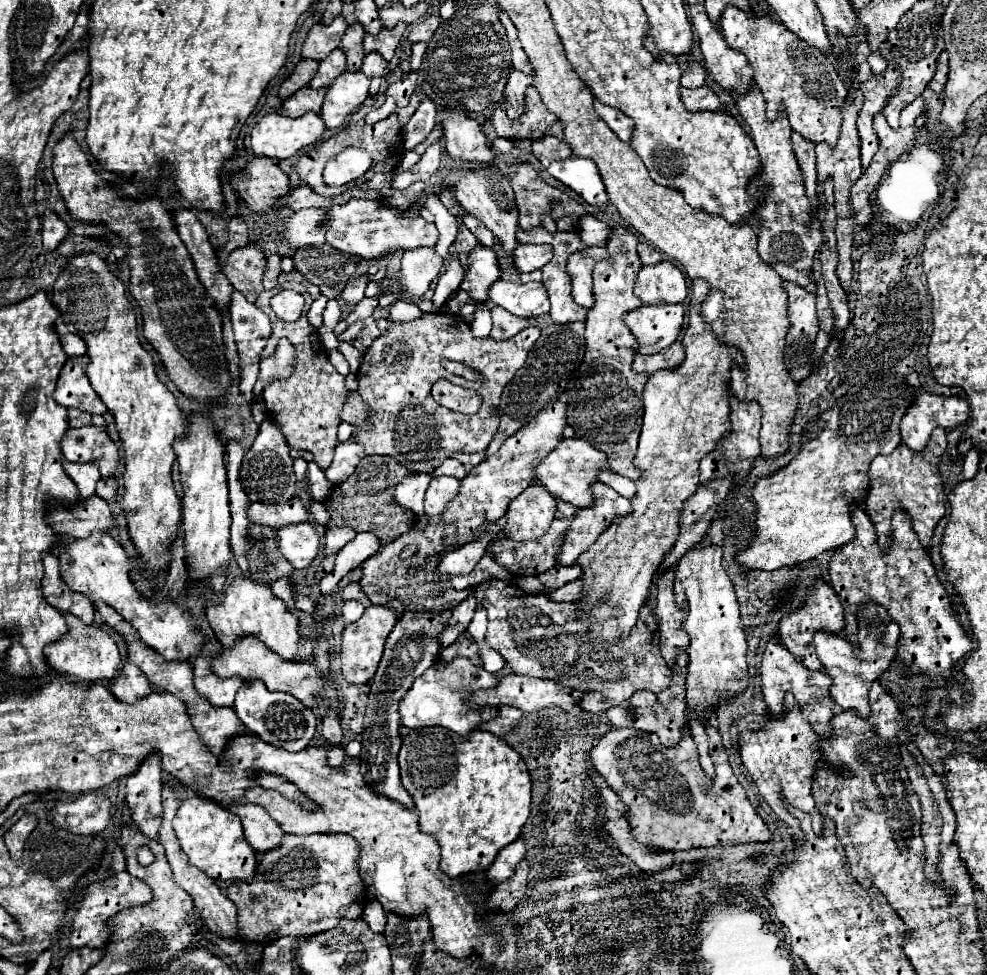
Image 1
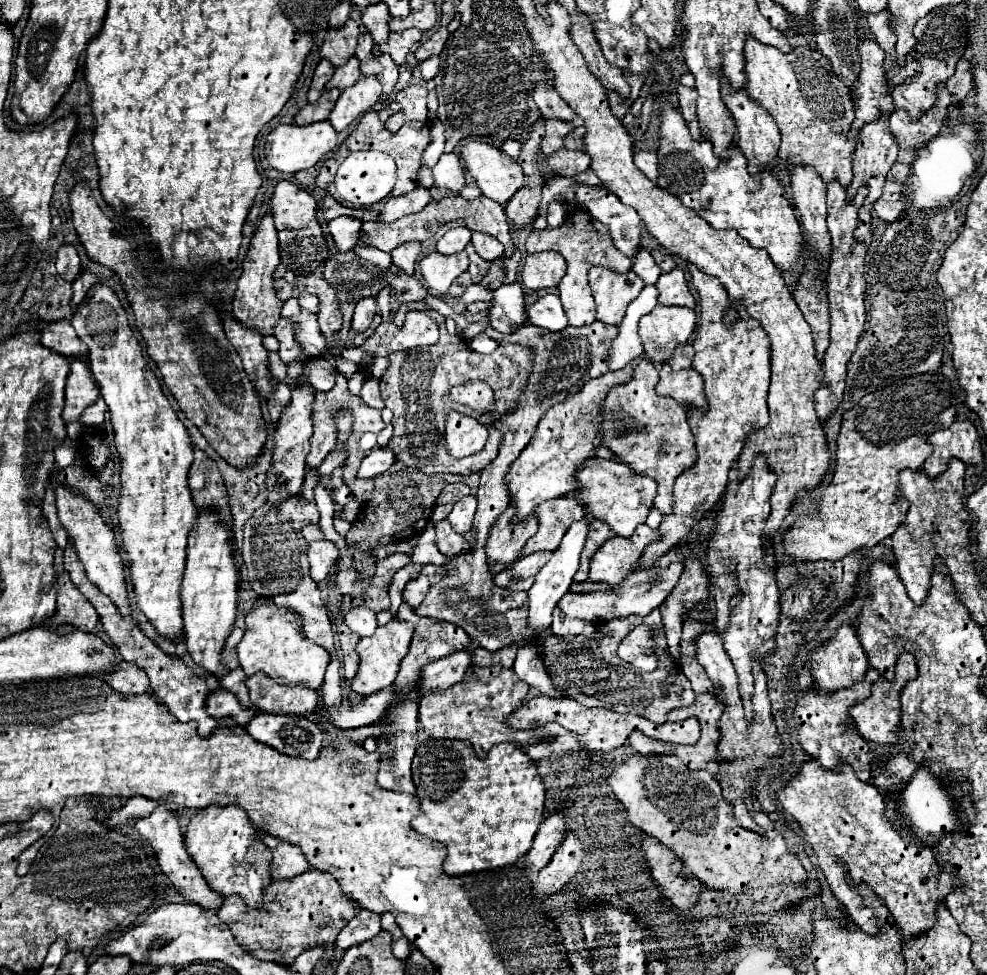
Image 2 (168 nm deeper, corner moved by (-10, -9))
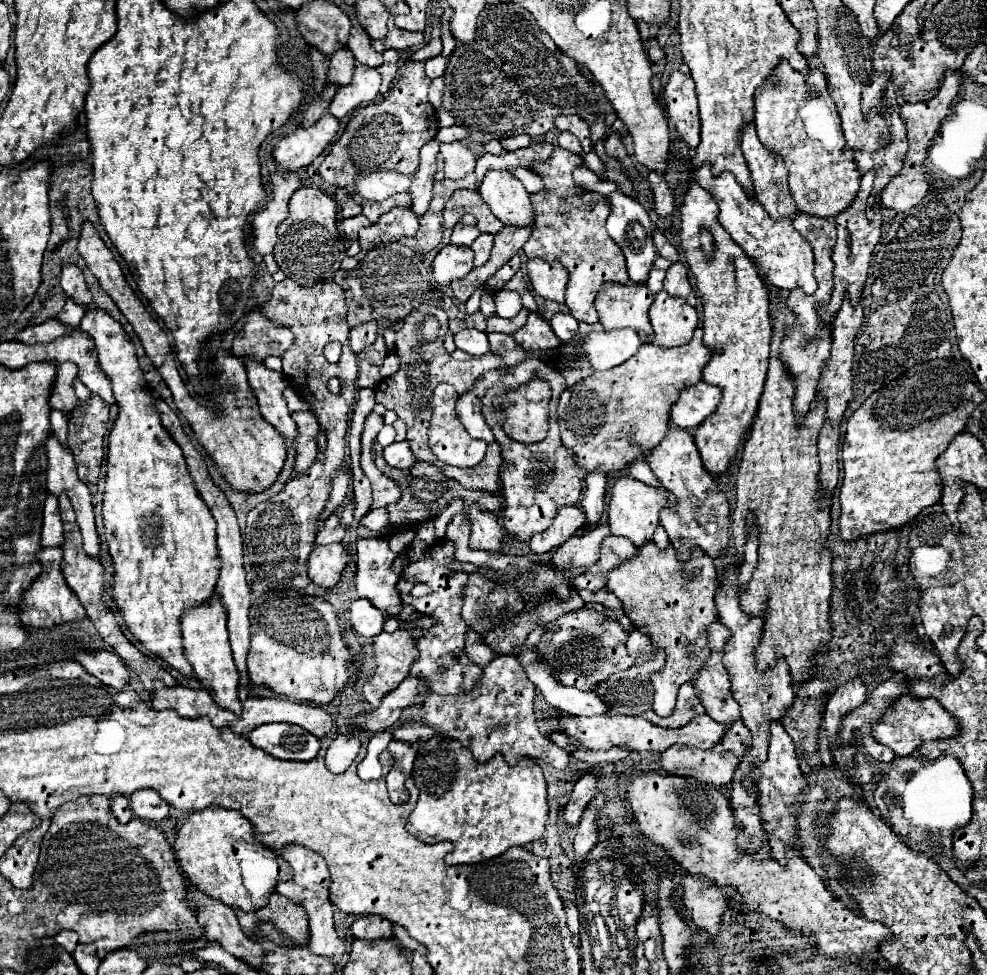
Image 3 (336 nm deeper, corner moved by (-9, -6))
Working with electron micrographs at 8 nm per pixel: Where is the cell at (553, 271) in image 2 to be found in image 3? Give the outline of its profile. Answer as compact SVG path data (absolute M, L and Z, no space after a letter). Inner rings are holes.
M540 258L528 260L528 278L538 296L564 304L568 272L560 262L544 262Z

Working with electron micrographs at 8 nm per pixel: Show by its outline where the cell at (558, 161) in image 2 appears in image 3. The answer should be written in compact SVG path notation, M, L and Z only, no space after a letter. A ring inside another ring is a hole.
M590 152L590 154L582 154L582 158L586 160L586 166L598 176L598 178L602 178L602 180L606 180L606 170L604 170L604 164L602 164L602 160L594 154L594 152Z

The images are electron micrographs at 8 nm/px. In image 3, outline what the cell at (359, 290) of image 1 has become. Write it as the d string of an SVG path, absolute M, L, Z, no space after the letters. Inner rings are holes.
M368 322L350 330L350 348L354 354L360 354L374 342L376 342L376 322Z

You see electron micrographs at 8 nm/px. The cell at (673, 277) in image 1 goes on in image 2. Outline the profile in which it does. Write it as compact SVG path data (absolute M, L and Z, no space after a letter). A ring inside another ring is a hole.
M675 267L671 273L661 273L661 277L655 283L659 291L659 305L681 305L695 309L697 301L689 291L687 279L679 267Z

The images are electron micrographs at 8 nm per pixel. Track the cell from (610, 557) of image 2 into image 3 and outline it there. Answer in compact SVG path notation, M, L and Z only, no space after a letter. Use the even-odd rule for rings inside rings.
M654 542L646 544L646 548L638 548L638 556L634 560L626 560L626 564L616 568L608 576L608 590L614 592L622 602L624 612L632 620L634 628L650 636L654 648L662 648L666 652L664 668L650 674L650 682L654 686L652 708L662 718L674 712L680 686L684 682L696 680L698 672L704 668L710 656L706 634L708 626L718 618L714 604L718 586L720 580L714 568L714 560L704 552L694 550L692 560L680 564L672 546L662 552Z

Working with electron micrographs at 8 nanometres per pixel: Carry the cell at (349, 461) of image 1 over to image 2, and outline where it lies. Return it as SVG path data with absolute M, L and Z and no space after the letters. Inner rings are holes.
M373 449L363 457L363 461L357 469L357 477L375 479L377 475L385 473L393 465L393 461L395 461L395 455L391 449Z

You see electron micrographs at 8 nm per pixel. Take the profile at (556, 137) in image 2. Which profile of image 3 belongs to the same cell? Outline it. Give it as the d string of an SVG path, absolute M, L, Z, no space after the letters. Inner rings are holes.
M562 132L558 136L558 146L562 146L564 150L570 150L574 154L582 154L582 146L580 146L578 138L574 134L570 134L570 132Z

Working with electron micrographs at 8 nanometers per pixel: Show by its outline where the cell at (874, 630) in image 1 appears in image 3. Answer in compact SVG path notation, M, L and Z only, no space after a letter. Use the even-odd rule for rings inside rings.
M910 694L902 696L896 704L892 704L886 712L884 722L878 722L872 730L876 740L888 748L892 748L898 756L910 756L920 744L928 740L942 740L942 738L952 738L958 736L960 724L954 716L950 716L934 698L914 698Z

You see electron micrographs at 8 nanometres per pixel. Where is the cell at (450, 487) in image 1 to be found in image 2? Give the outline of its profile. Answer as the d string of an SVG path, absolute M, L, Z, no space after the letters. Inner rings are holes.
M467 495L467 497L459 499L459 501L453 505L451 513L447 515L447 521L451 523L451 527L453 527L457 533L467 533L467 531L471 531L471 515L475 513L475 507L477 507L477 503L475 503L475 497L473 497L473 495Z

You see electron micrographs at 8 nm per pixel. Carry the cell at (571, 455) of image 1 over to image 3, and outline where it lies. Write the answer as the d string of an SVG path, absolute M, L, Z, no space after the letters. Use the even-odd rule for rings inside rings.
M618 478L614 482L612 500L610 500L610 506L608 506L610 530L612 530L614 536L624 536L640 548L640 546L654 540L654 530L660 524L658 512L662 508L674 508L674 506L676 506L674 494L668 492L666 488L652 488L652 486L646 486L640 480L634 480L634 478Z

